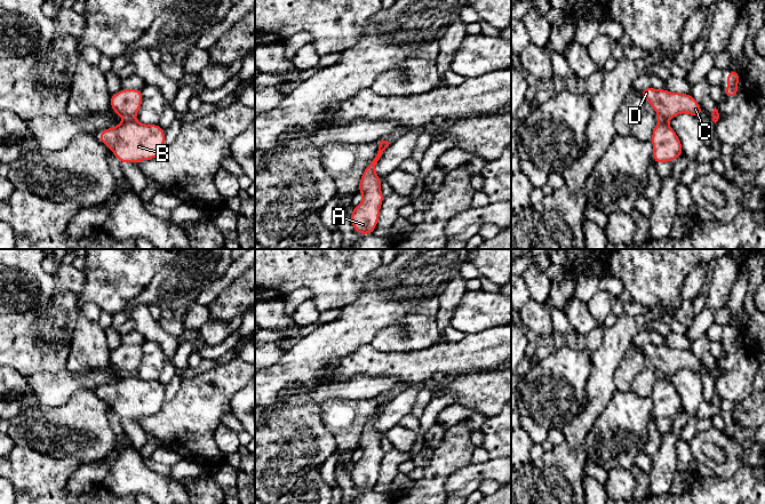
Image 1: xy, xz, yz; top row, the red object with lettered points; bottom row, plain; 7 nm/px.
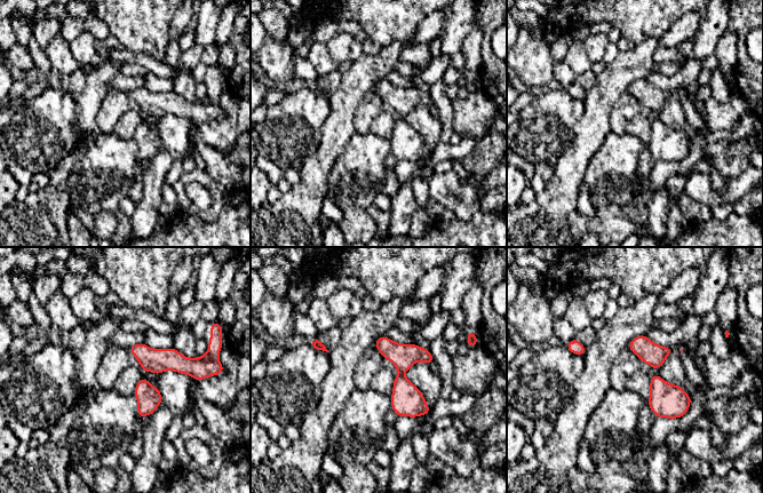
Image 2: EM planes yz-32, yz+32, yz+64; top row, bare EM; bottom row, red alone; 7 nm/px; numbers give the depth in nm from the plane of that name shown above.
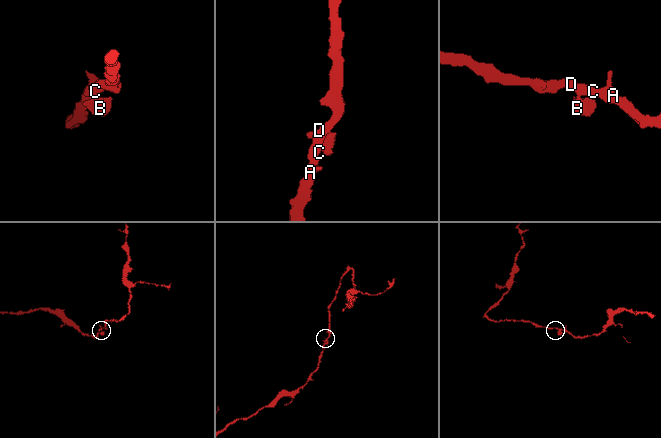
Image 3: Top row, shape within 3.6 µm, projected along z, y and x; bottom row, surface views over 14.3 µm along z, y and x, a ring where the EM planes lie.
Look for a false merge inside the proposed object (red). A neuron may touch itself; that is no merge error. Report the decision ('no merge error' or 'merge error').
merge error

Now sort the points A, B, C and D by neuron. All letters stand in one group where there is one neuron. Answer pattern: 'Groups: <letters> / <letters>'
Groups: A C D / B

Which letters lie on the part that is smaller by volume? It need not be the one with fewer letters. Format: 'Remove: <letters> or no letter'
Remove: B

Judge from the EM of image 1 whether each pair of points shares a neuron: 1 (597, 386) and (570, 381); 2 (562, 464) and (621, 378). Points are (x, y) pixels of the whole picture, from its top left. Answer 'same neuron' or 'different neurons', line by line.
1: different neurons
2: different neurons

